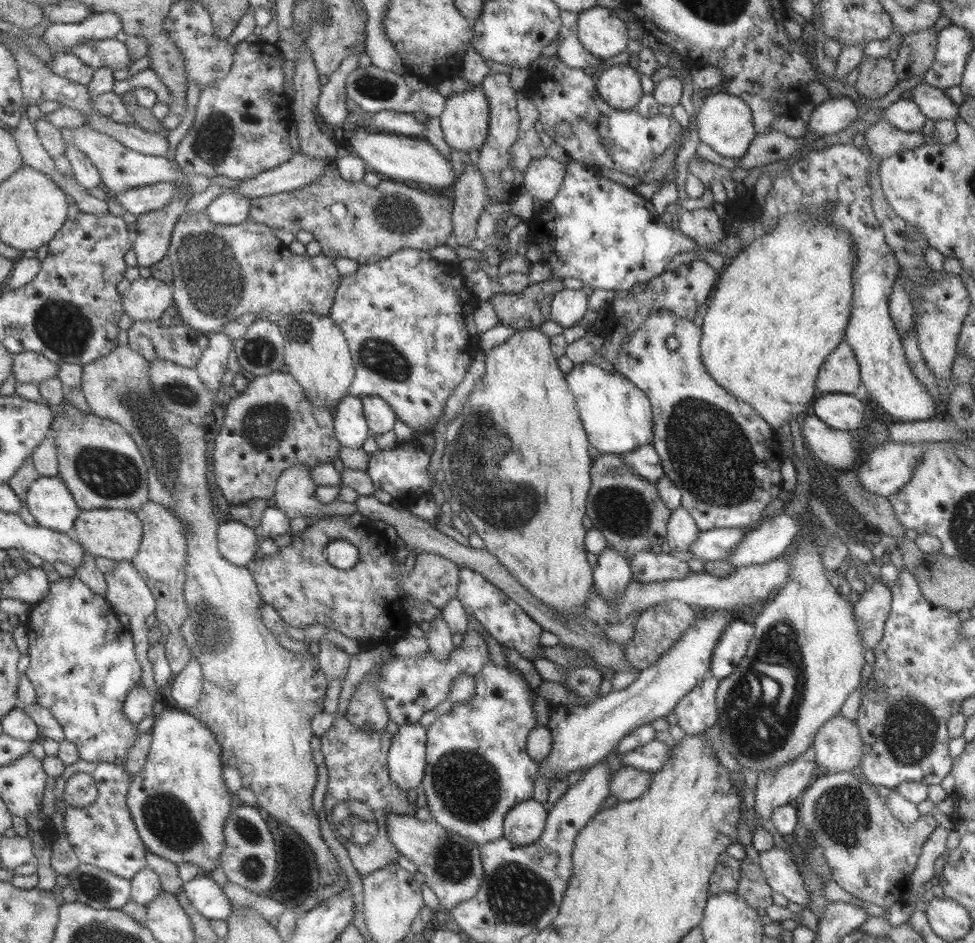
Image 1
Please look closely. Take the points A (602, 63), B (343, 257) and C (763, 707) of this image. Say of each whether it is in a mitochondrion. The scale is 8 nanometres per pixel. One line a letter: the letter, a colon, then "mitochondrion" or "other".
A: other
B: other
C: mitochondrion

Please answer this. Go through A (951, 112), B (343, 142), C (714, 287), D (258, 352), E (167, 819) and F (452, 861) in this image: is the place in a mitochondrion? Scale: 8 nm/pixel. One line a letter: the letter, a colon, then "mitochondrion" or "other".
A: other
B: other
C: other
D: mitochondrion
E: mitochondrion
F: mitochondrion

